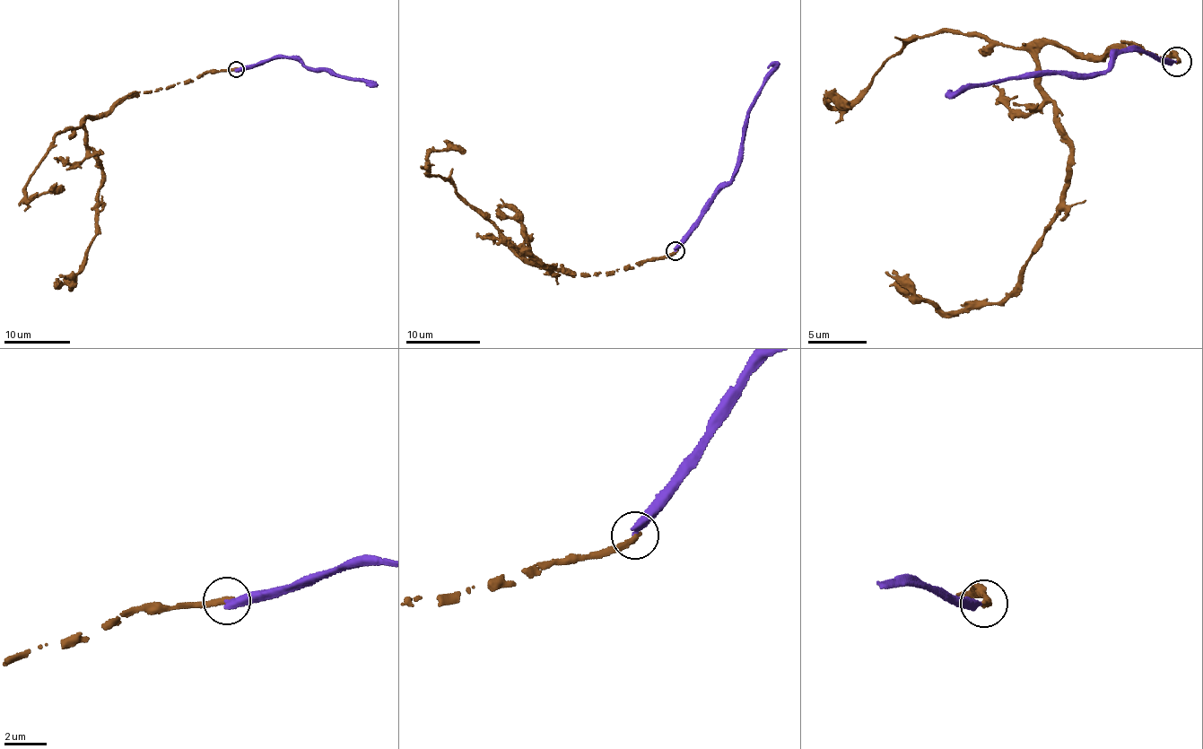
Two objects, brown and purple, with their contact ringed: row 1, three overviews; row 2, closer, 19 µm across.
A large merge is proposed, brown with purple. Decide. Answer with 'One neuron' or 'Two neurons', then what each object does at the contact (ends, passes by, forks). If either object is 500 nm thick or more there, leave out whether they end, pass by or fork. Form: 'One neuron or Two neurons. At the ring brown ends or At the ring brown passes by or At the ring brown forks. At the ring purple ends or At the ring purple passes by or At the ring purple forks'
Two neurons. At the ring brown ends. At the ring purple ends

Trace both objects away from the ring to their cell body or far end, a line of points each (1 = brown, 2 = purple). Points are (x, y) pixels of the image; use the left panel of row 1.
1: (236, 69), (121, 98), (86, 118), (86, 143), (101, 169), (97, 230), (72, 288), (73, 280), (59, 274)
2: (236, 69), (255, 67), (271, 58), (298, 60), (304, 65), (321, 68), (336, 76), (377, 86)

